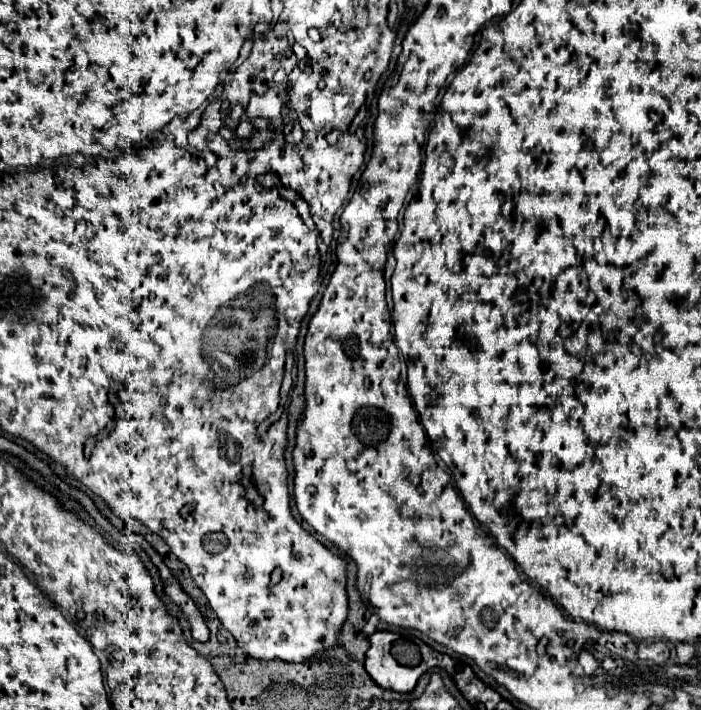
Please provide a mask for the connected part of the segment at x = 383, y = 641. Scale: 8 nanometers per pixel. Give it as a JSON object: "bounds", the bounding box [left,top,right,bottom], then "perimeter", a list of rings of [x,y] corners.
{"bounds":[366,632,424,692],"perimeter":[[[374,632],[368,638],[370,648],[366,652],[366,672],[382,688],[388,688],[388,690],[394,690],[394,692],[412,692],[412,688],[418,682],[418,674],[424,674],[424,670],[420,672],[418,664],[416,666],[404,666],[398,660],[394,660],[394,656],[390,654],[390,648],[396,640],[398,640],[398,634],[394,634],[394,632]]]}

